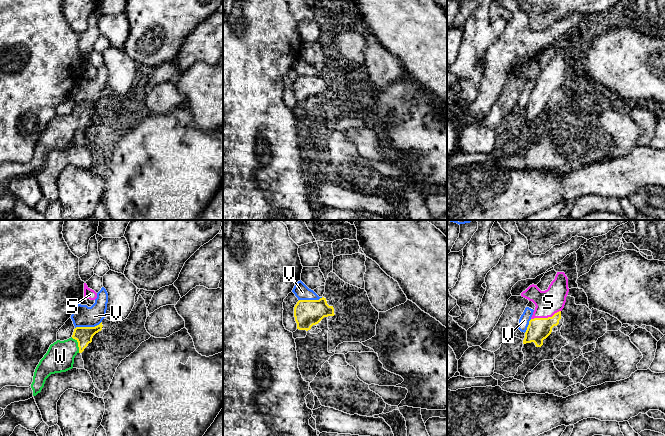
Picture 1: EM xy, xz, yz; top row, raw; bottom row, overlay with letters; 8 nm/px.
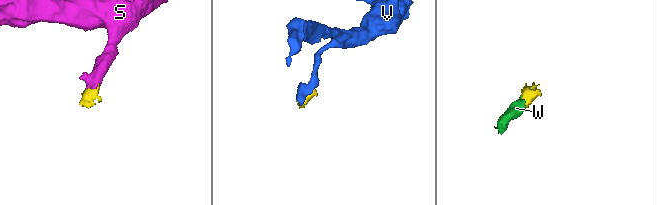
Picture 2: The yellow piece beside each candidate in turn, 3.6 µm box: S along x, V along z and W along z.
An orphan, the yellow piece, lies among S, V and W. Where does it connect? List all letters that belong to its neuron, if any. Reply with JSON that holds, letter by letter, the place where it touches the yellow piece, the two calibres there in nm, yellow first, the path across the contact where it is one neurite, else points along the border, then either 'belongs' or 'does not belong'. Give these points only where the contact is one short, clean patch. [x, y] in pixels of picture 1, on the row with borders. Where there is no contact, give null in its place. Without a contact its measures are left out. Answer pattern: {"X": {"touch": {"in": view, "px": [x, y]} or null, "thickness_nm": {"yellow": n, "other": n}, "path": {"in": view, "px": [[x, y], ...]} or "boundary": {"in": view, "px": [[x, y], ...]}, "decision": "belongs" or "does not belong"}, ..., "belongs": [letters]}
{"S": {"touch": {"in": "yz", "px": [545, 318]}, "thickness_nm": {"yellow": 180, "other": 200}, "path": {"in": "yz", "px": [[538, 329], [545, 318], [548, 302]]}, "decision": "belongs"}, "V": {"touch": {"in": "xy", "px": [88, 327]}, "thickness_nm": {"yellow": 140, "other": 180}, "boundary": {"in": "xy", "px": [[101, 321], [94, 326], [77, 326], [75, 328]]}, "decision": "does not belong"}, "W": {"touch": {"in": "xy", "px": [78, 344]}, "thickness_nm": {"yellow": 140, "other": 220}, "path": {"in": "xy", "px": [[83, 335], [78, 344], [71, 346], [60, 356]]}, "decision": "belongs"}, "belongs": ["S", "W"]}

